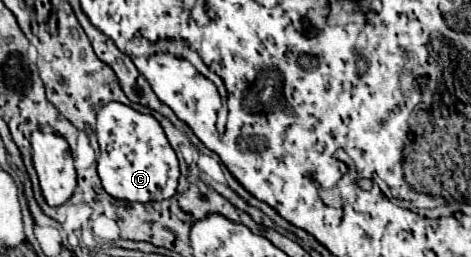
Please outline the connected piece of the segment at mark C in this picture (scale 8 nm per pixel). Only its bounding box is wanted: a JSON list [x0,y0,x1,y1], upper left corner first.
[96,101,180,201]

